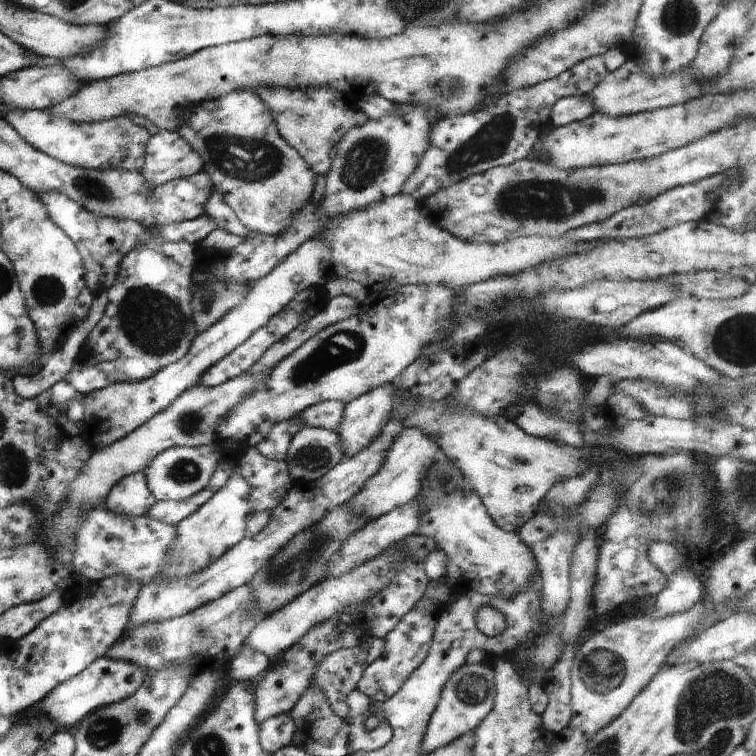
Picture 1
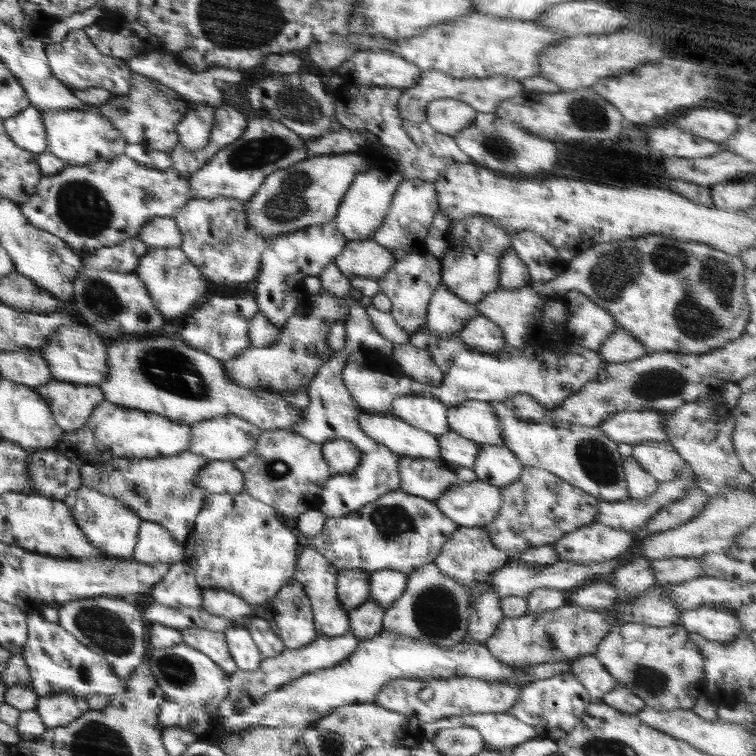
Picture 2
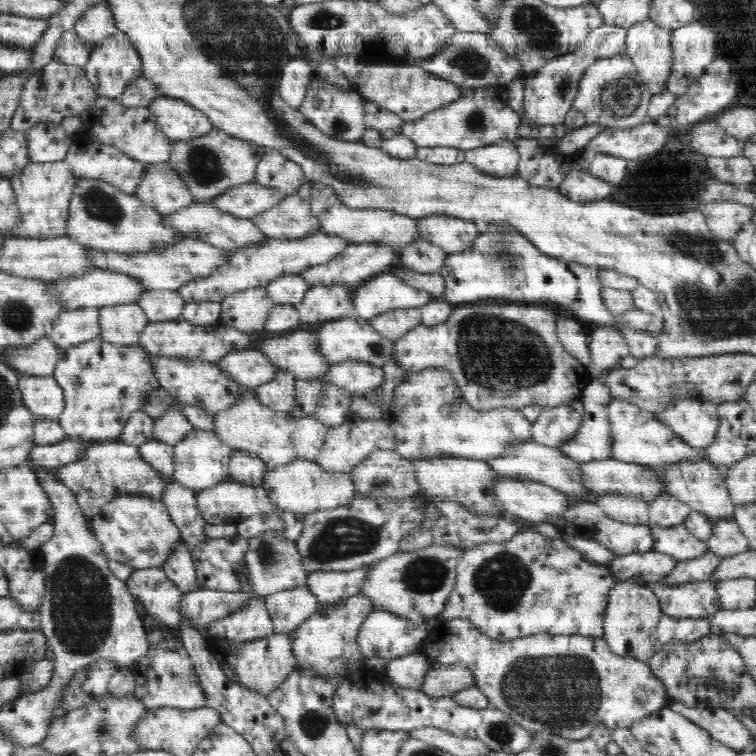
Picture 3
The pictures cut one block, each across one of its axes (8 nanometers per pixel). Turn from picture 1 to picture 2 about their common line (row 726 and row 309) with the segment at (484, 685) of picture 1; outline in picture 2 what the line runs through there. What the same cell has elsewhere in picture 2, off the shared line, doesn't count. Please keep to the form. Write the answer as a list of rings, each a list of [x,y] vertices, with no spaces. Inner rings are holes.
[[[441,282],[436,287],[428,306],[428,320],[423,330],[433,330],[443,334],[458,334],[468,321],[480,316],[476,305],[466,303],[452,294]]]

